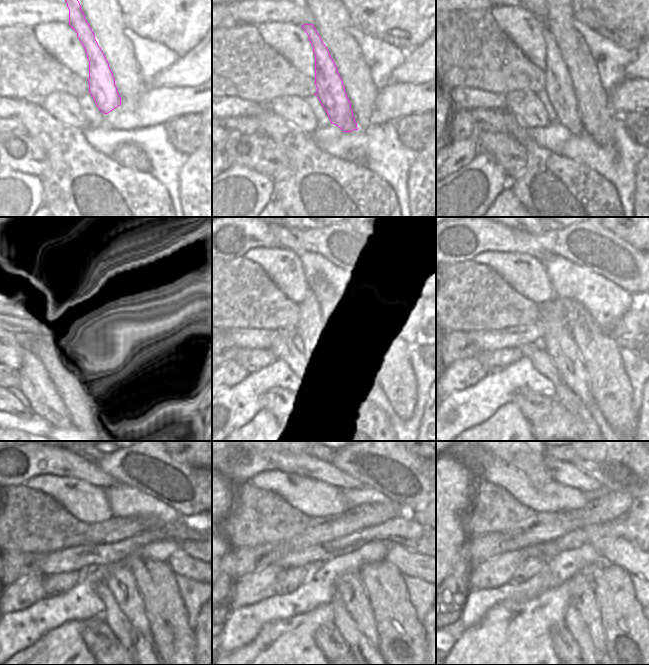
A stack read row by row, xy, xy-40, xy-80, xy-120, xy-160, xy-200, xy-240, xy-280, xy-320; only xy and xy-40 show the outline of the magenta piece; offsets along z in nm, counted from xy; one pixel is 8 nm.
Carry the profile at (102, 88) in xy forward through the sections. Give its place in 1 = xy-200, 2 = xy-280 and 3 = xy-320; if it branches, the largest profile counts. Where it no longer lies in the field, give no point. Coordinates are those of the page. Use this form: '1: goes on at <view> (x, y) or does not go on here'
1: goes on at xy-200 (561, 347)
2: goes on at xy-280 (349, 588)
3: goes on at xy-320 (581, 595)

